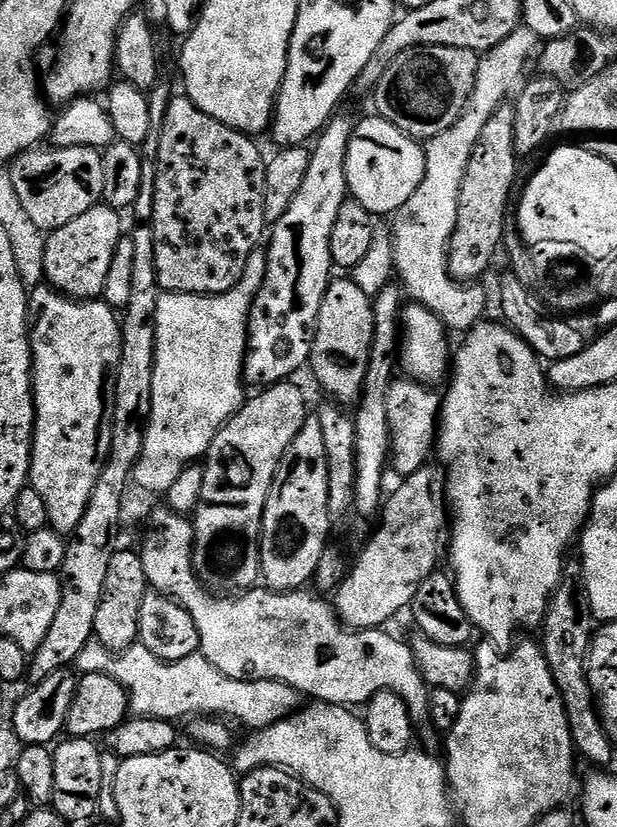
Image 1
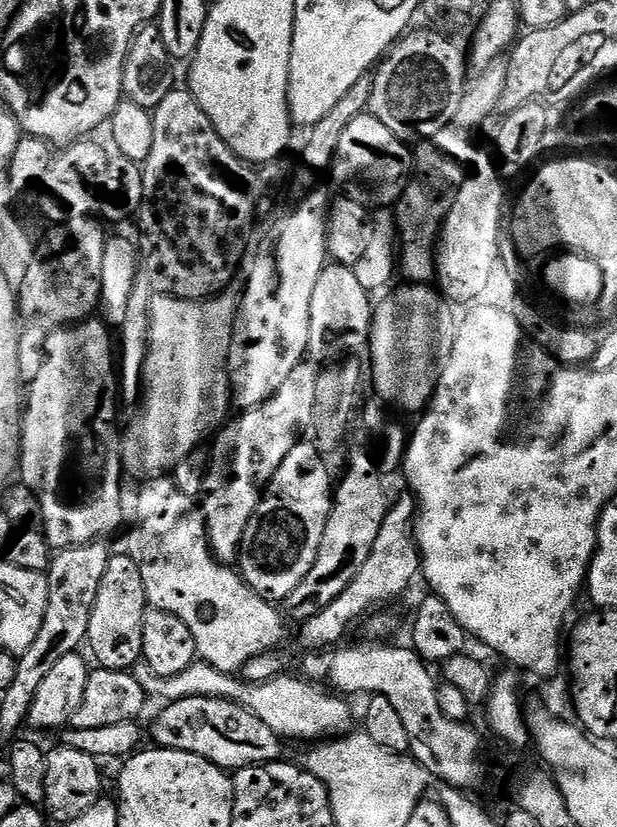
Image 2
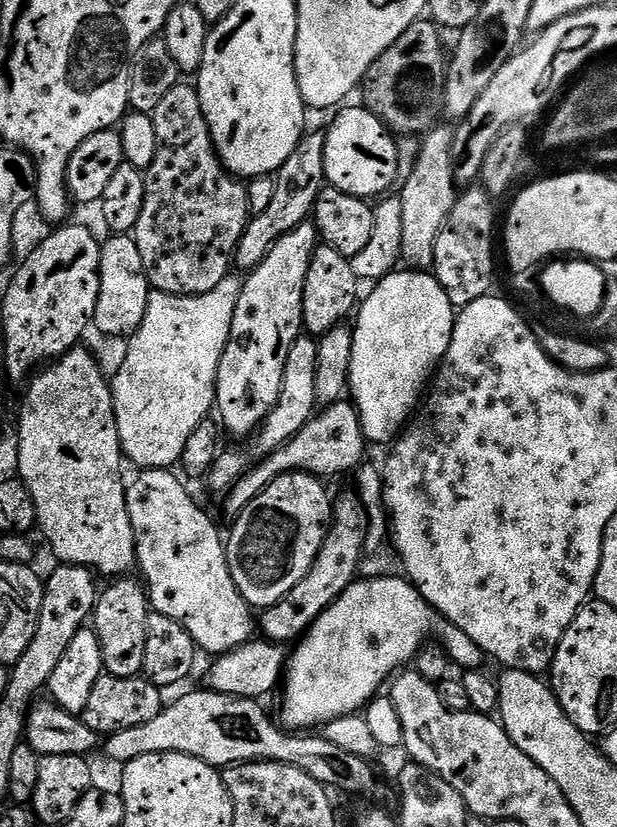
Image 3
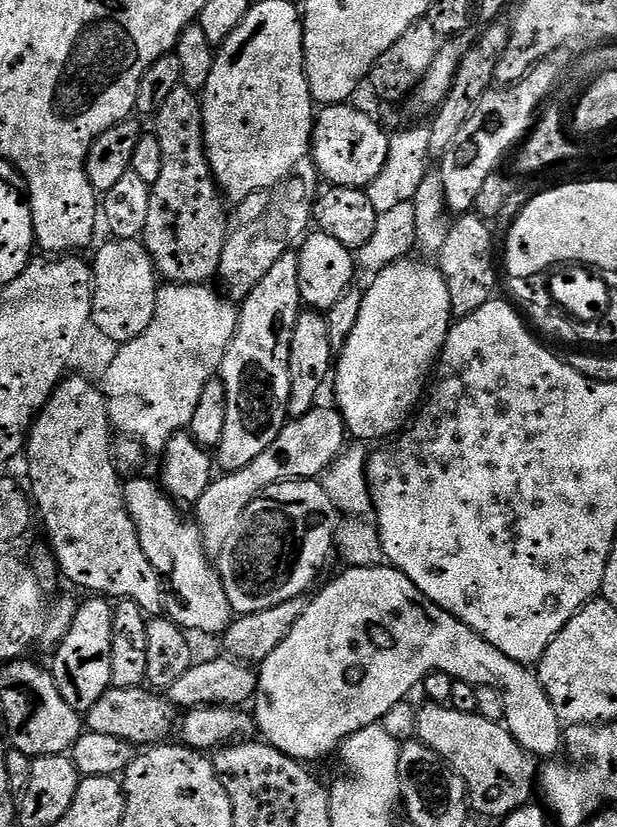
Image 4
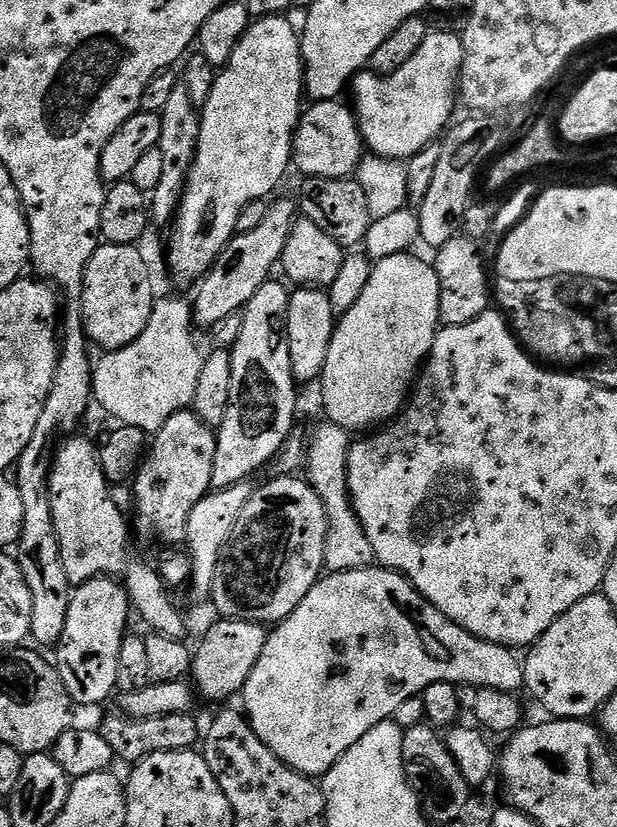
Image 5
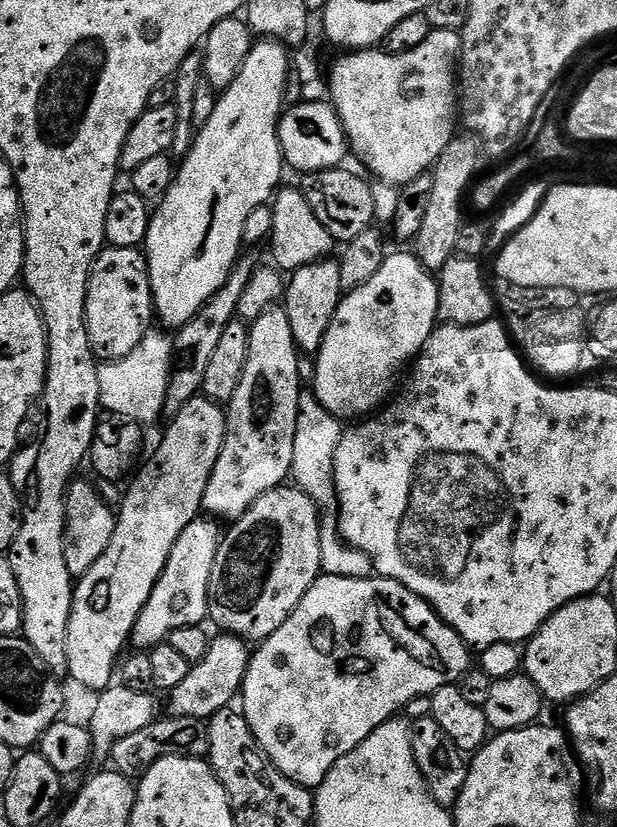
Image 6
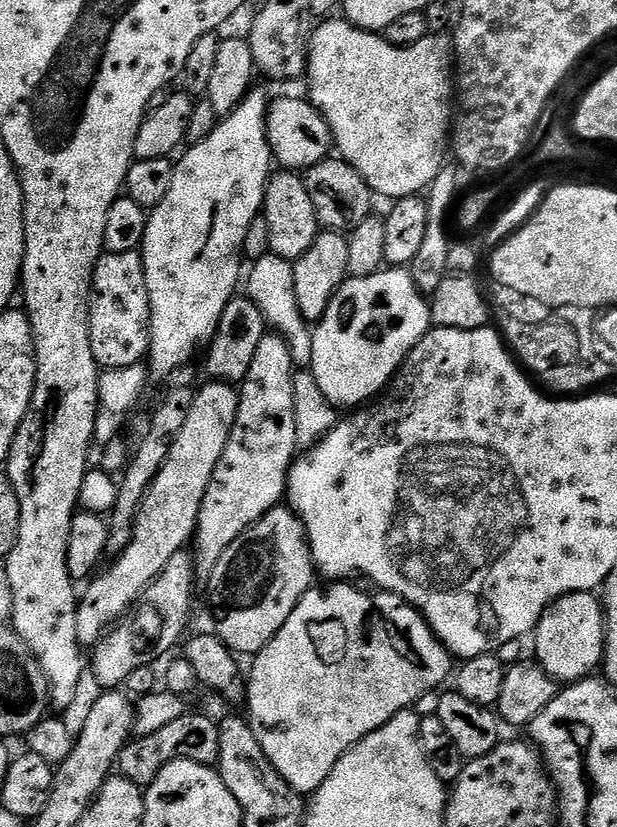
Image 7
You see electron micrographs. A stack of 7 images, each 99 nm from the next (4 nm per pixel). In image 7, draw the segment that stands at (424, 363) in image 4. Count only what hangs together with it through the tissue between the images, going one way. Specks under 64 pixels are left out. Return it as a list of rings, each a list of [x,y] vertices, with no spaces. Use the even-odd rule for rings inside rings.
[[[388,266],[369,276],[345,280],[312,334],[310,370],[322,386],[322,394],[340,410],[367,405],[391,384],[408,352],[430,331],[431,324],[429,301],[414,286],[407,267]]]

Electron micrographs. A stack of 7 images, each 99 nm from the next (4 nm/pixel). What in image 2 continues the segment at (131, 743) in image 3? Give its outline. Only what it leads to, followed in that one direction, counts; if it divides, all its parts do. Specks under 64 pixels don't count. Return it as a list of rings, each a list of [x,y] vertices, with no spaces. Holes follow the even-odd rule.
[[[182,698],[174,700],[163,705],[164,709],[156,716],[156,721],[152,724],[152,741],[151,743],[158,748],[169,748],[170,750],[182,750],[190,754],[198,754],[198,758],[206,758],[211,764],[217,764],[219,768],[225,770],[235,770],[237,768],[251,768],[253,764],[271,764],[279,761],[281,737],[274,734],[274,730],[270,730],[270,726],[266,726],[266,722],[262,722],[262,718],[258,718],[254,714],[250,714],[250,710],[246,710],[241,704],[235,704],[232,700],[223,700],[222,698]]]

